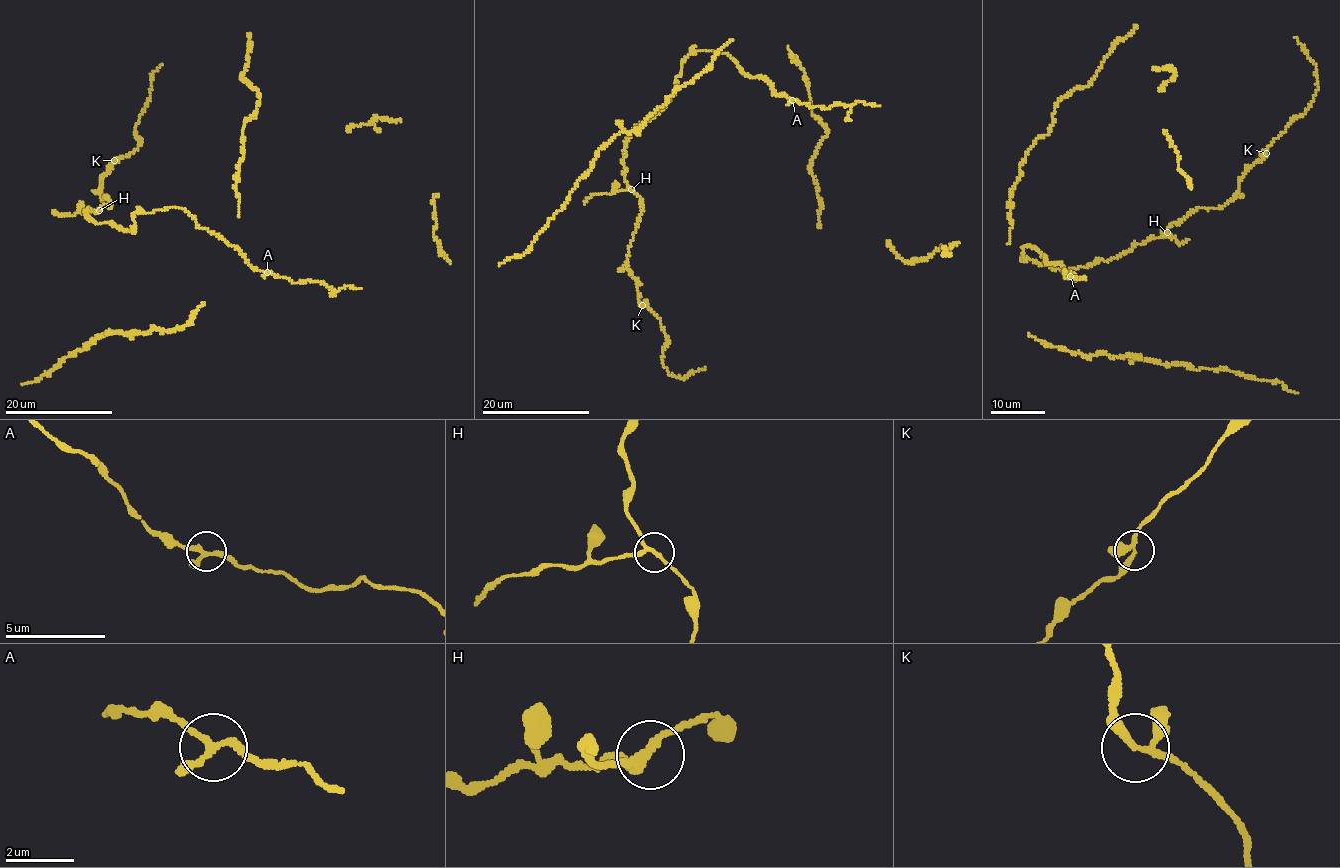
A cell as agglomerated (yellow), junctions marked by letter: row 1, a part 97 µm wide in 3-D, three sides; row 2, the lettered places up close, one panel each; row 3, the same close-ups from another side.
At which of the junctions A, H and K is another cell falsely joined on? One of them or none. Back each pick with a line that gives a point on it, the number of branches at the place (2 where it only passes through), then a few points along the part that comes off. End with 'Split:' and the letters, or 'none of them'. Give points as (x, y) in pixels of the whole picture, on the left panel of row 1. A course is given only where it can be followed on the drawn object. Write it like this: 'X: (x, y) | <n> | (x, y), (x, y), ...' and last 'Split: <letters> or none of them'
H: (99, 210) | 3 | (98, 210), (58, 216), (52, 212)
Split: H

